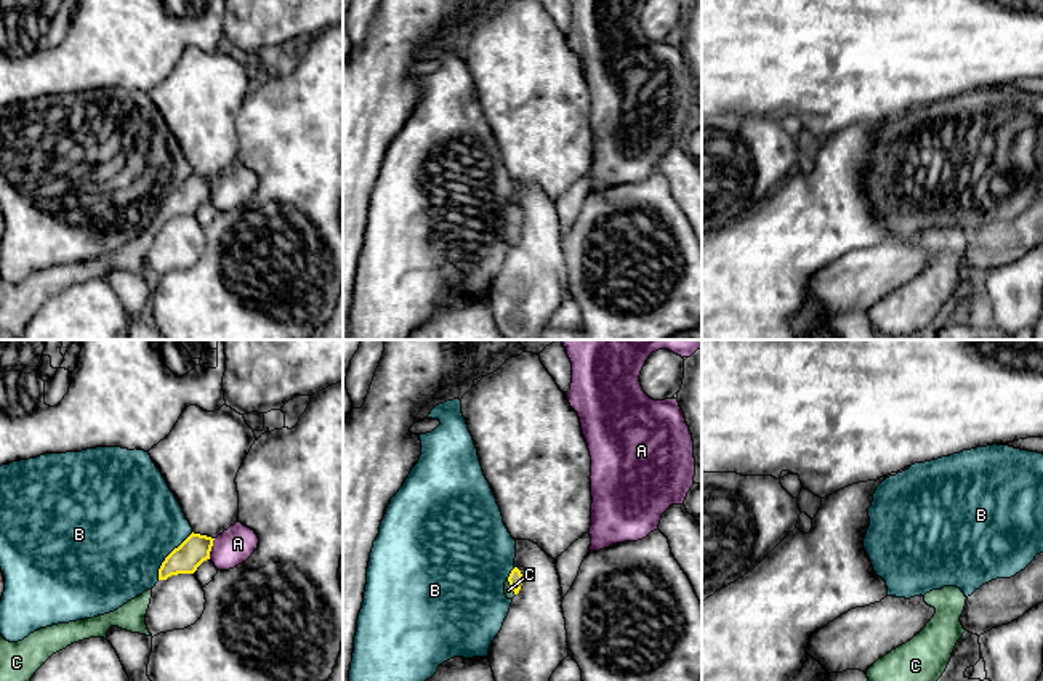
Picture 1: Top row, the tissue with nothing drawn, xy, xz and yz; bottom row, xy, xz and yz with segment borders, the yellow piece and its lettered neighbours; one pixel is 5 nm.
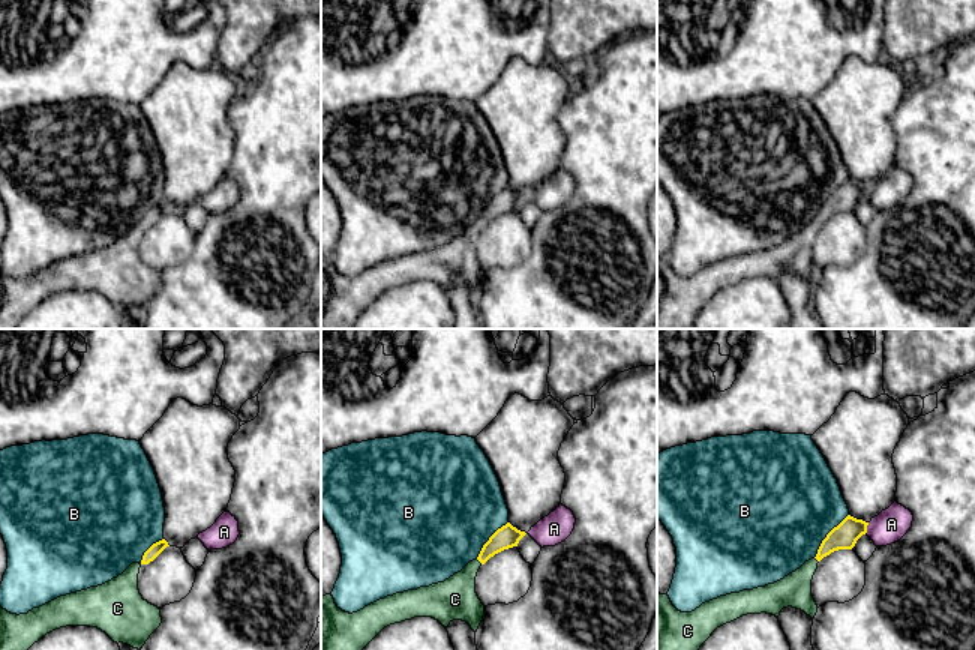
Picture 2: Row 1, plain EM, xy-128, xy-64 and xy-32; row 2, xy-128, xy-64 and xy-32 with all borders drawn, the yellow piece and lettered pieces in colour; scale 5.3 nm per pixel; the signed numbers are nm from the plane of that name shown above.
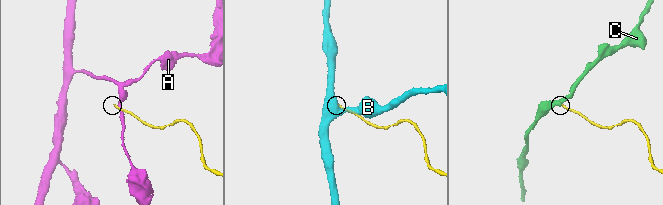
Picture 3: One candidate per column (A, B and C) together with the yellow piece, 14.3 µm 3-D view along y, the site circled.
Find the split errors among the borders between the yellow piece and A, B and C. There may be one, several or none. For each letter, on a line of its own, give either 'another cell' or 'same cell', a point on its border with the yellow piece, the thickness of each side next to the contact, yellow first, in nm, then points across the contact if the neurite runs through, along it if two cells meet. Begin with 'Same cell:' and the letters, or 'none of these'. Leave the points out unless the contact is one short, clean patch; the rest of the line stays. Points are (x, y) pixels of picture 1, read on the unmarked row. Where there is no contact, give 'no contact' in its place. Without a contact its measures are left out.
Same cell: C
A: another cell; meets yellow in xy at (210, 189); 150 nm thick on the yellow side, 180 nm on the other
B: another cell; meets yellow in xy at (169, 196); 150 nm thick on the yellow side, 500 nm on the other
C: same cell; meets yellow in xz at (511, 228); 70 nm thick on the yellow side, 50 nm on the other; runs through xz (515, 220), (511, 228), (508, 231)

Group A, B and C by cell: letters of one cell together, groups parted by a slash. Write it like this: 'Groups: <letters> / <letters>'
Groups: A / B / C

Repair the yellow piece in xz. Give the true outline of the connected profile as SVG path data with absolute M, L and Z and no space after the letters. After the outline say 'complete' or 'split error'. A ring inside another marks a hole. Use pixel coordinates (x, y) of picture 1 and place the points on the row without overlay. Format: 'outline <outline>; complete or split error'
outline M514 208L508 218L508 221L505 223L505 236L508 240L513 240L522 226L522 215L517 208Z; split error

